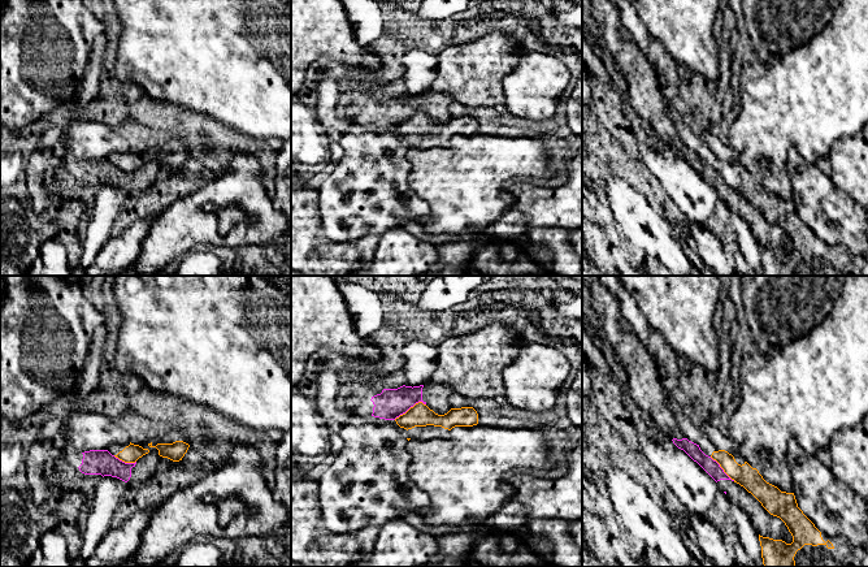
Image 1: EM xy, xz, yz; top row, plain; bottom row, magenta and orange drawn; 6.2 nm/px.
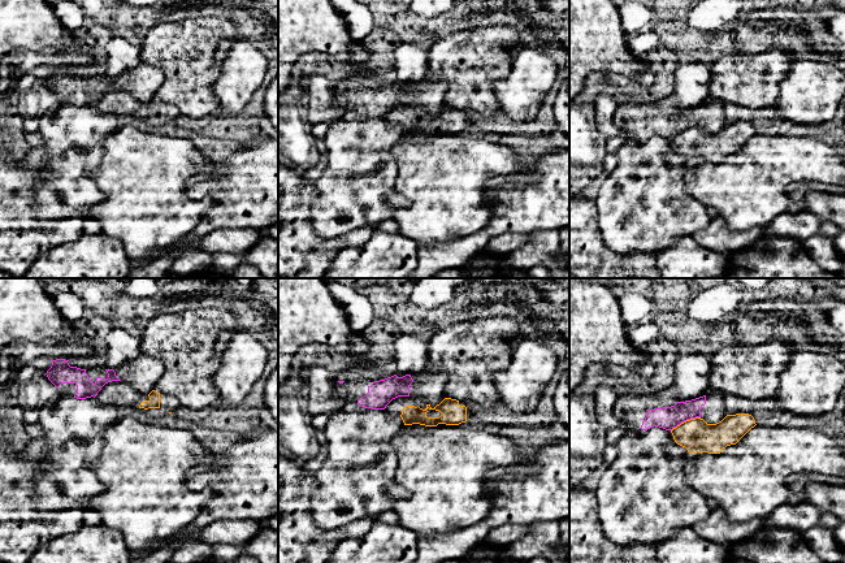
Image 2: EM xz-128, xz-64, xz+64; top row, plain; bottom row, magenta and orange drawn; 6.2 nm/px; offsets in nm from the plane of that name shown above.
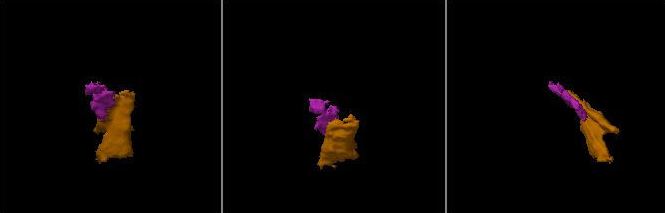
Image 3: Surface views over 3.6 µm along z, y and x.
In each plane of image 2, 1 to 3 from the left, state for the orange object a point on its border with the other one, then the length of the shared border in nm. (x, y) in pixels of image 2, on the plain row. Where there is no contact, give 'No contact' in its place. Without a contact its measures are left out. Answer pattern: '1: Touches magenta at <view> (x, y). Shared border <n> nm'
1: No contact
2: No contact
3: Touches magenta at xz+64 (685, 129). Shared border 200 nm

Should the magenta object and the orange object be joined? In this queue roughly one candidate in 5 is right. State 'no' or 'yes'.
no

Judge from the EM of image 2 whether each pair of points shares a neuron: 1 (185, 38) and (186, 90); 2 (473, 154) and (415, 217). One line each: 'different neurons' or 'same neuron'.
1: same neuron
2: same neuron

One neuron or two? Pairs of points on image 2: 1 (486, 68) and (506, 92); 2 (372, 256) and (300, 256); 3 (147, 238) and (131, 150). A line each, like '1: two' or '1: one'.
1: two
2: two
3: one

